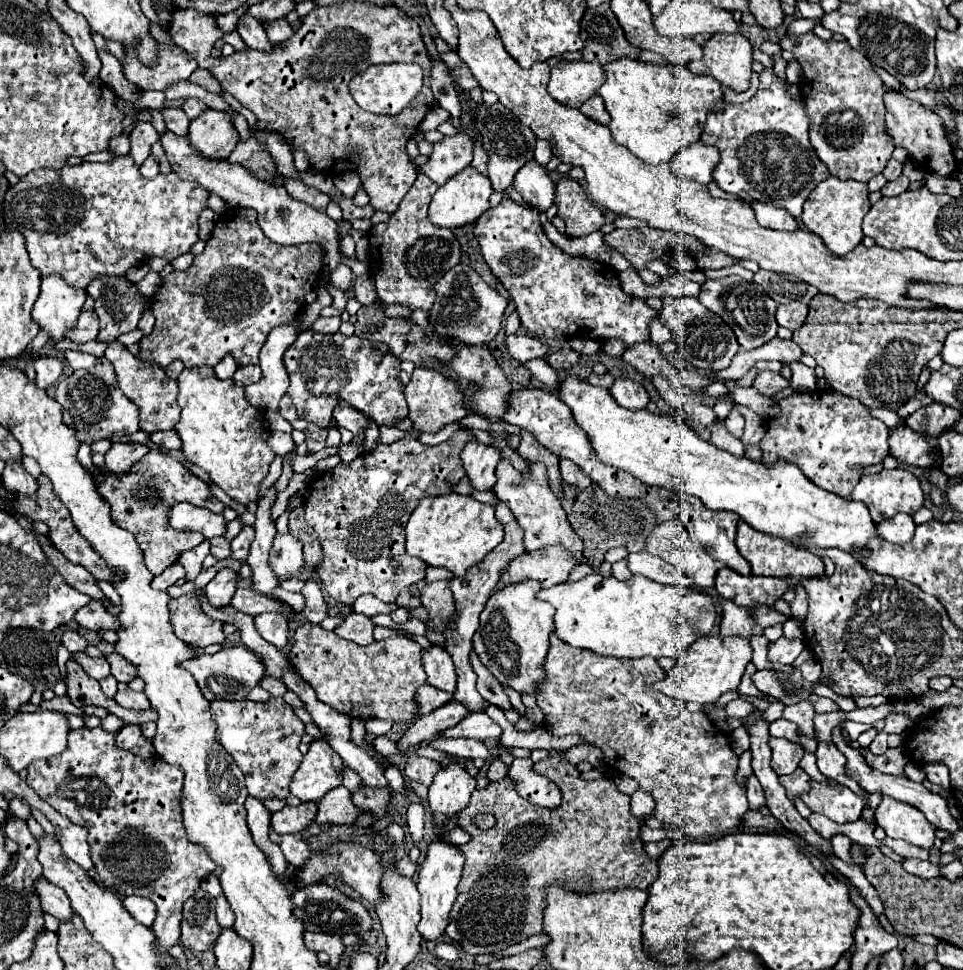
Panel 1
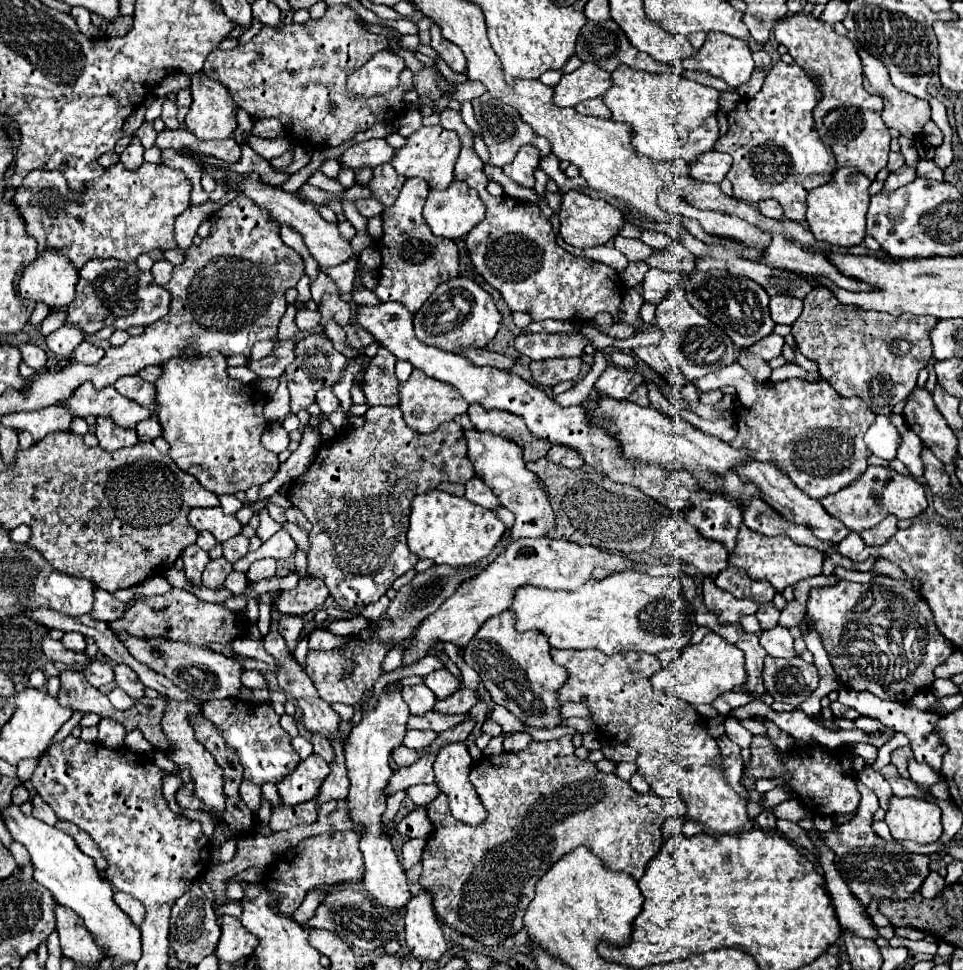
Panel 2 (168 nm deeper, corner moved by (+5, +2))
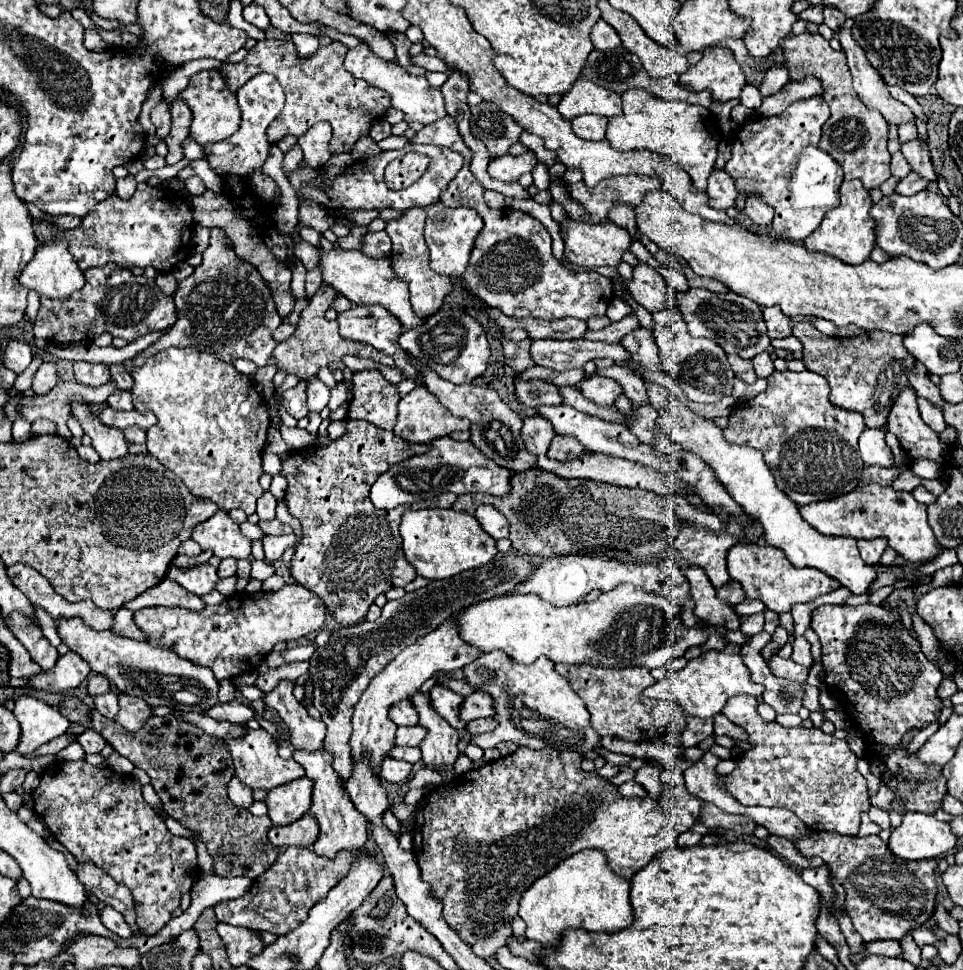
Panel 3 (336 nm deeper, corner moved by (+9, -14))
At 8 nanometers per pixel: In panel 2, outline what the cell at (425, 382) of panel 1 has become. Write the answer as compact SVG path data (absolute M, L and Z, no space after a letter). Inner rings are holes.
M412 370L410 378L400 386L398 408L402 410L404 422L412 430L416 430L420 434L428 434L428 432L436 430L440 424L454 420L454 416L464 414L468 410L468 402L464 402L462 396L456 392L456 388L452 388L450 384L440 384L440 380L432 380L432 378L424 376L420 370Z

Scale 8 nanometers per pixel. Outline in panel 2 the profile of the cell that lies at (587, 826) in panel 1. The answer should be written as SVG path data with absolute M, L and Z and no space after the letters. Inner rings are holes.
M562 736L558 740L548 740L548 742L536 742L532 740L528 744L528 748L520 750L520 752L502 752L502 754L494 754L494 756L482 756L480 760L476 760L472 764L472 770L470 770L470 782L476 790L476 794L480 796L480 802L484 806L484 810L488 812L486 820L478 826L470 826L470 824L464 824L460 820L454 820L452 812L450 812L450 806L448 806L448 796L446 794L438 794L428 806L426 806L426 812L428 812L428 818L432 822L432 832L428 834L428 840L426 840L426 848L424 848L424 854L422 854L422 874L418 878L418 884L426 890L432 892L432 900L434 900L434 910L438 912L438 916L452 928L456 928L458 932L486 944L486 946L496 946L496 944L502 944L508 936L516 934L518 930L524 928L522 924L522 918L524 918L524 912L528 908L528 904L532 902L532 896L534 896L534 884L540 880L540 876L544 876L544 872L548 872L548 868L552 868L552 864L556 864L556 860L560 860L564 854L572 852L574 848L578 846L588 846L594 854L598 854L598 858L602 858L604 866L612 868L612 870L620 870L620 872L628 872L634 880L640 880L642 874L644 874L644 868L646 864L658 854L660 846L662 846L662 826L668 818L672 816L682 816L686 814L686 806L684 806L684 800L680 798L660 798L652 792L648 794L638 794L636 790L630 788L628 782L624 782L622 778L618 778L616 774L604 774L600 772L594 762L590 760L580 760L576 754L574 754L574 746L572 746L572 736Z

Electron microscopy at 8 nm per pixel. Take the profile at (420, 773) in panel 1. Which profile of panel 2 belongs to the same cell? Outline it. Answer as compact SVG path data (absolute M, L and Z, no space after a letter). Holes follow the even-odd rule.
M398 746L392 750L392 758L398 766L410 766L418 760L418 752L416 750L410 750L406 746Z

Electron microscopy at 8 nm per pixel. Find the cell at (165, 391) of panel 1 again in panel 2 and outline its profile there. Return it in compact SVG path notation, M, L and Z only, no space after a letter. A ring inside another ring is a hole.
M140 376L120 378L120 380L114 384L114 388L116 388L122 396L126 396L126 398L138 402L138 404L144 404L146 408L150 408L152 412L156 412L156 402L152 402L152 392L154 392L154 390L152 390L152 384L150 384L150 382L144 382Z

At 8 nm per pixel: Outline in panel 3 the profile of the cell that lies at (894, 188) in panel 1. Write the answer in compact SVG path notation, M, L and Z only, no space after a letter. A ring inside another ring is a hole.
M910 172L906 178L902 178L902 180L898 182L896 194L916 194L916 192L920 192L920 190L924 190L924 188L926 188L926 182L920 180L918 174Z

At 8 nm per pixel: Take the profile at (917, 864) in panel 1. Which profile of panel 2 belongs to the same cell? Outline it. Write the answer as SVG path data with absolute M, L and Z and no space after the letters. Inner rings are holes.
M930 872L930 874L928 874L928 880L924 880L924 882L926 882L924 888L920 888L920 894L922 894L924 898L932 900L932 898L938 898L938 896L942 894L942 890L944 890L944 878L942 878L940 874Z

